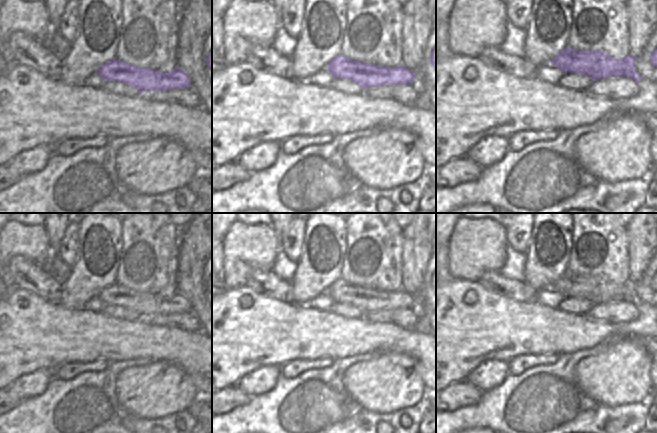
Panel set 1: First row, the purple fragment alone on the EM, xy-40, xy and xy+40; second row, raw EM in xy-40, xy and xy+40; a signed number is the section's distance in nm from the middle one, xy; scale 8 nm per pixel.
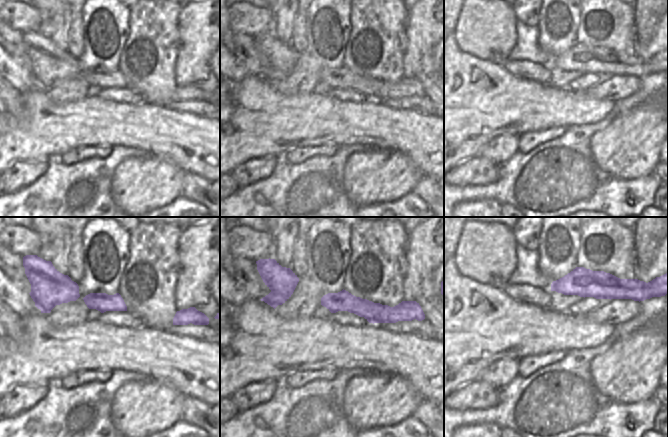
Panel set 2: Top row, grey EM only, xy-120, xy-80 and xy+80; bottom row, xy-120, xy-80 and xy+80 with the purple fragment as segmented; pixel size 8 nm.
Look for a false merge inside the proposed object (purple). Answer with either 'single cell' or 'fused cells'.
fused cells

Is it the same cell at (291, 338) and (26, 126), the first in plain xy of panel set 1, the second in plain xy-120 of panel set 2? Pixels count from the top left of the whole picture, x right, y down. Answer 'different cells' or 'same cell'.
same cell

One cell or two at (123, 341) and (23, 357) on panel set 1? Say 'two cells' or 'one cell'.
one cell

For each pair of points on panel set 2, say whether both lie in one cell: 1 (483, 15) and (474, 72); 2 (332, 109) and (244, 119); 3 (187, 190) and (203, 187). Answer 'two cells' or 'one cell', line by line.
1: two cells
2: one cell
3: one cell

